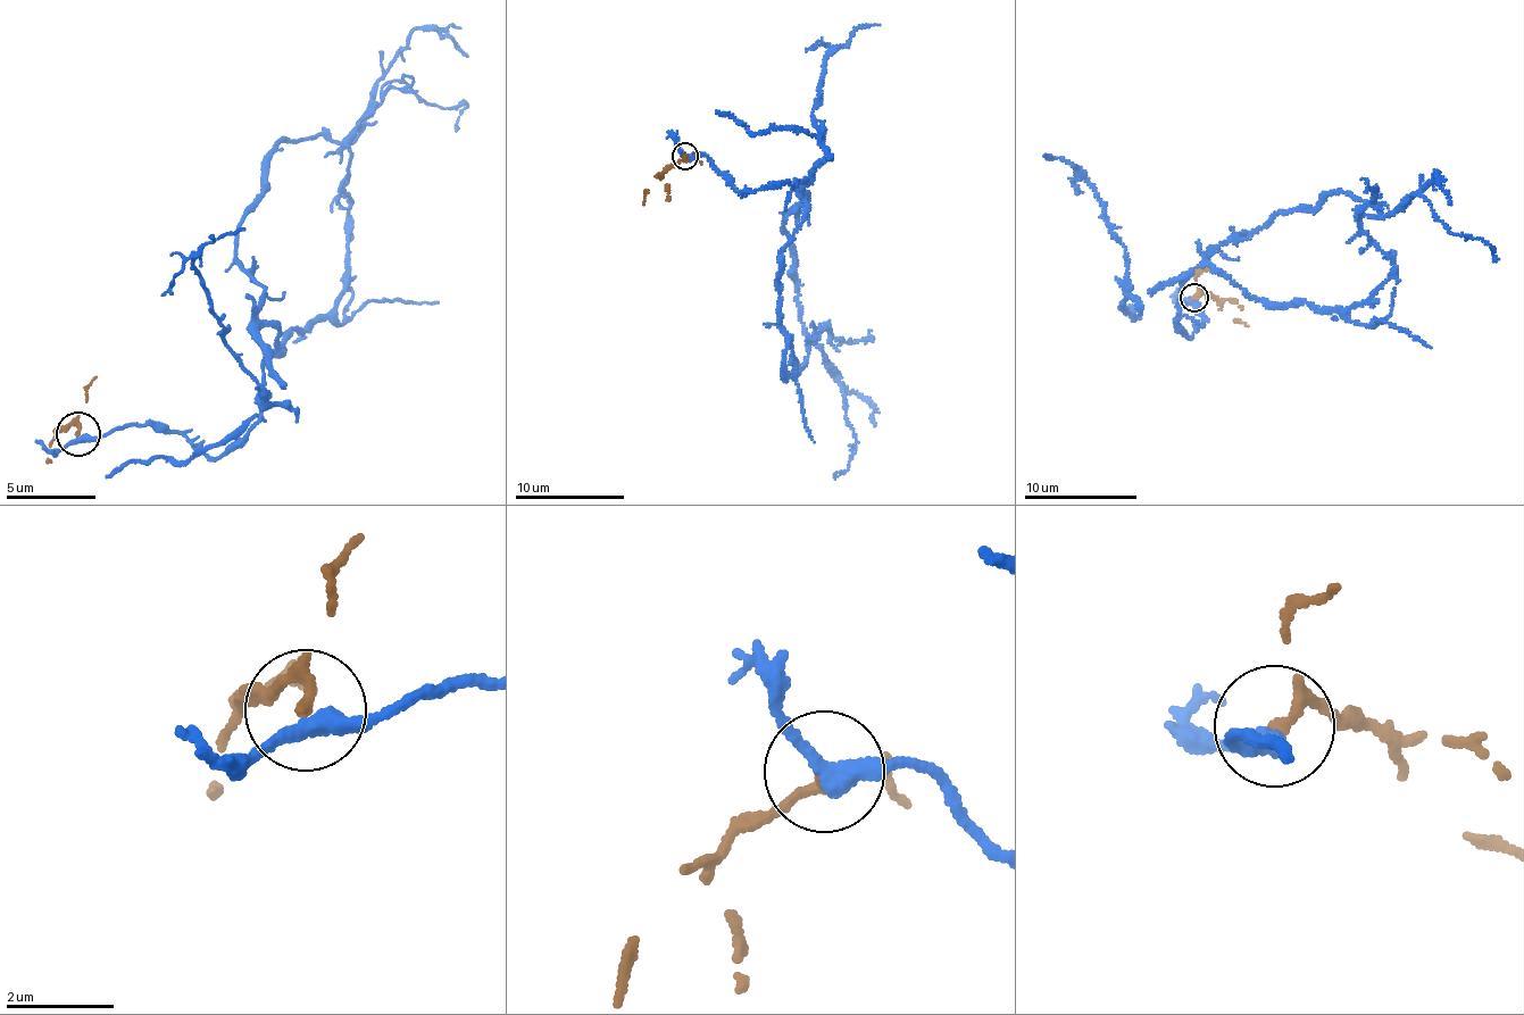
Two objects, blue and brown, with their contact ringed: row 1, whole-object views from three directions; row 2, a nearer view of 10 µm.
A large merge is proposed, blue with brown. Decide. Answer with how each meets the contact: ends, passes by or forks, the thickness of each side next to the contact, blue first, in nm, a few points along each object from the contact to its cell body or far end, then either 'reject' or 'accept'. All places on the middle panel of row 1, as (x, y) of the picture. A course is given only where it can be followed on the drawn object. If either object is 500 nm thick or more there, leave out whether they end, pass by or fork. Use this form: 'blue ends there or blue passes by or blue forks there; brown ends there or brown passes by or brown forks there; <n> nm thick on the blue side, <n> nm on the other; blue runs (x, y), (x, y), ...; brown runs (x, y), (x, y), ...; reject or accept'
blue passes by; brown ends there; 320 nm thick on the blue side, 200 nm on the other; blue runs (685, 157), (739, 192), (805, 177), (783, 225), (856, 450), (833, 476); brown runs (685, 157), (657, 177), (643, 205); accept

